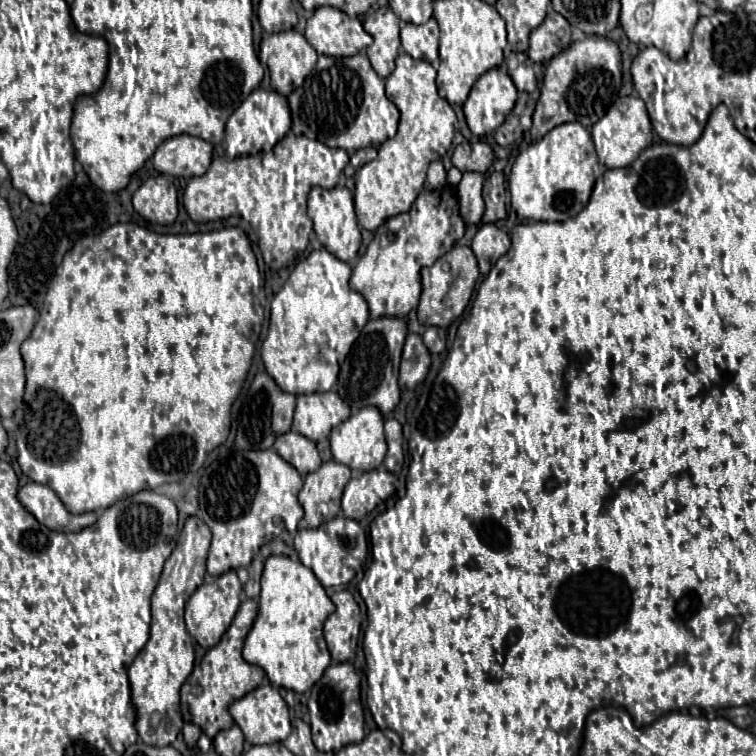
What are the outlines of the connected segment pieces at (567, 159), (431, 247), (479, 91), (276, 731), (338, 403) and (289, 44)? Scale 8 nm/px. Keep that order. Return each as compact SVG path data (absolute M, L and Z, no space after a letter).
M579 122L555 126L515 158L509 174L511 206L521 220L557 222L573 218L589 204L593 184L606 170L598 161L591 134Z
M449 186L435 192L423 190L409 212L397 214L377 228L367 252L353 268L349 286L367 300L371 318L405 318L417 306L421 296L421 266L431 266L463 236L463 232L465 222L459 216L455 190Z
M493 68L483 74L469 92L463 104L465 120L475 136L485 136L497 130L517 100L515 84L505 68Z
M261 684L247 696L235 700L229 706L229 712L235 718L237 726L243 730L245 740L251 744L275 744L275 742L283 742L291 734L289 708L287 708L285 700L281 698L279 690L273 688L271 684Z
M315 392L297 396L293 428L305 438L317 442L349 418L349 406L335 392Z
M287 30L265 37L260 44L259 58L269 68L271 88L289 96L315 68L317 52L303 34Z

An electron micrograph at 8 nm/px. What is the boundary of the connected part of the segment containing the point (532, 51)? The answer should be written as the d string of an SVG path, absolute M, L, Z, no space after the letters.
M551 10L543 24L531 32L527 56L537 64L545 64L559 52L567 50L569 44L571 44L569 22L561 14Z

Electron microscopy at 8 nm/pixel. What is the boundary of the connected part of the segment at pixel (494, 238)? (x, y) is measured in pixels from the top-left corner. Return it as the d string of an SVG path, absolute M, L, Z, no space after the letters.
M481 224L481 228L477 230L477 234L473 238L473 244L471 244L471 250L479 262L479 272L485 276L489 272L489 268L509 248L511 248L511 240L509 240L507 232L503 232L495 224Z

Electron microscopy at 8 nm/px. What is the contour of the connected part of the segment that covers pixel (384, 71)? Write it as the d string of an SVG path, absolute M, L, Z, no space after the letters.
M381 6L365 18L363 28L373 36L373 44L367 48L367 58L373 70L381 78L387 78L395 68L399 52L399 18L389 6Z

